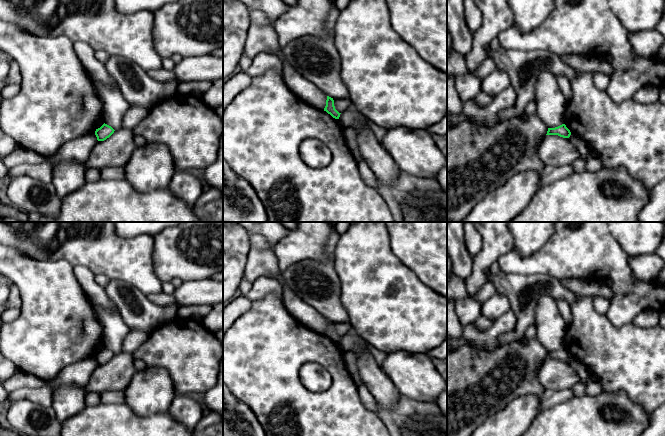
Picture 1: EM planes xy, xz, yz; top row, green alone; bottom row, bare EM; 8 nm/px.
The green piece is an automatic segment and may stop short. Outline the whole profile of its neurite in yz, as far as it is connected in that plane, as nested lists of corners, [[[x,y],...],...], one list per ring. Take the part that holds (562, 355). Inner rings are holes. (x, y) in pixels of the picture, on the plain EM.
[[[541,296],[536,304],[536,339],[548,351],[546,359],[569,362],[570,354],[564,348],[567,324],[559,312],[557,301],[552,297]]]

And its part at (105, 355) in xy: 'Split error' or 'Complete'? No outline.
Split error

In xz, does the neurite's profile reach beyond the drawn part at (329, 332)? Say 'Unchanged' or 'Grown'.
Grown

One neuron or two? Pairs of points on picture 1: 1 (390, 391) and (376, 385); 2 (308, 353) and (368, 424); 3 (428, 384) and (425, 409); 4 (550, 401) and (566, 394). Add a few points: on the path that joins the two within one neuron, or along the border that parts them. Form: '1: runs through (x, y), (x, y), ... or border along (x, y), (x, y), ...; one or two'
1: runs through (387, 391), (379, 385); one
2: runs through (293, 379), (293, 385), (332, 424), (341, 424); one
3: border along (403, 395), (435, 403); two
4: runs through (554, 397), (562, 396); one

